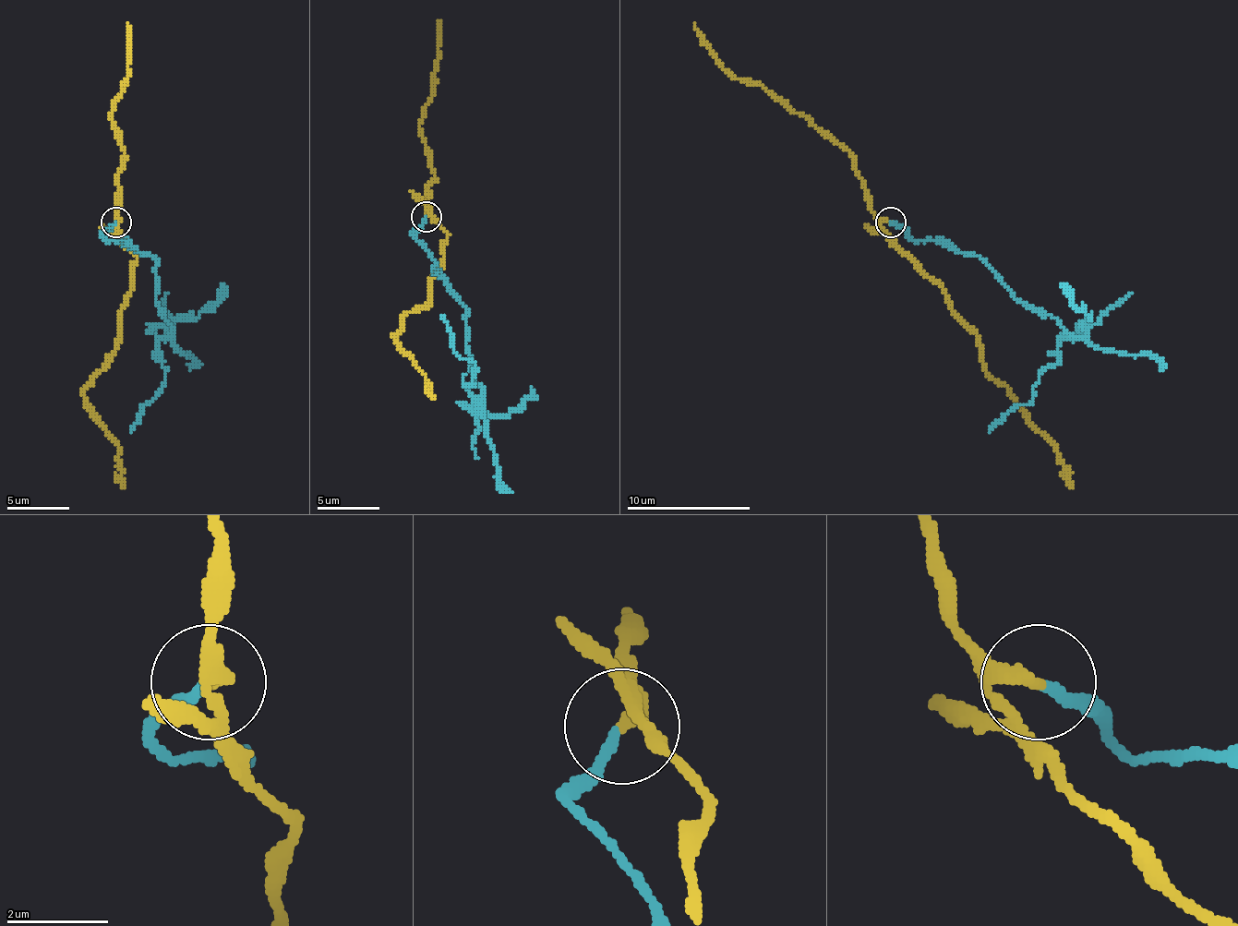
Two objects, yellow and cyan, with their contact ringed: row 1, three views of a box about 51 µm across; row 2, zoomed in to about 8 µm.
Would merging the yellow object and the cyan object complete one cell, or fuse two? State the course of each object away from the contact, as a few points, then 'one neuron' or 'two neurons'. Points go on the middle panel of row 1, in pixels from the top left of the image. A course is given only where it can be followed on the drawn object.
course yellow (426, 216), (428, 207), (447, 234), (444, 266), (431, 278), (428, 303), (413, 309), (394, 343), (435, 399); course cyan (426, 216), (413, 234), (465, 309), (478, 396), (469, 387), (474, 365), (453, 349), (453, 333), (440, 315); two neurons

